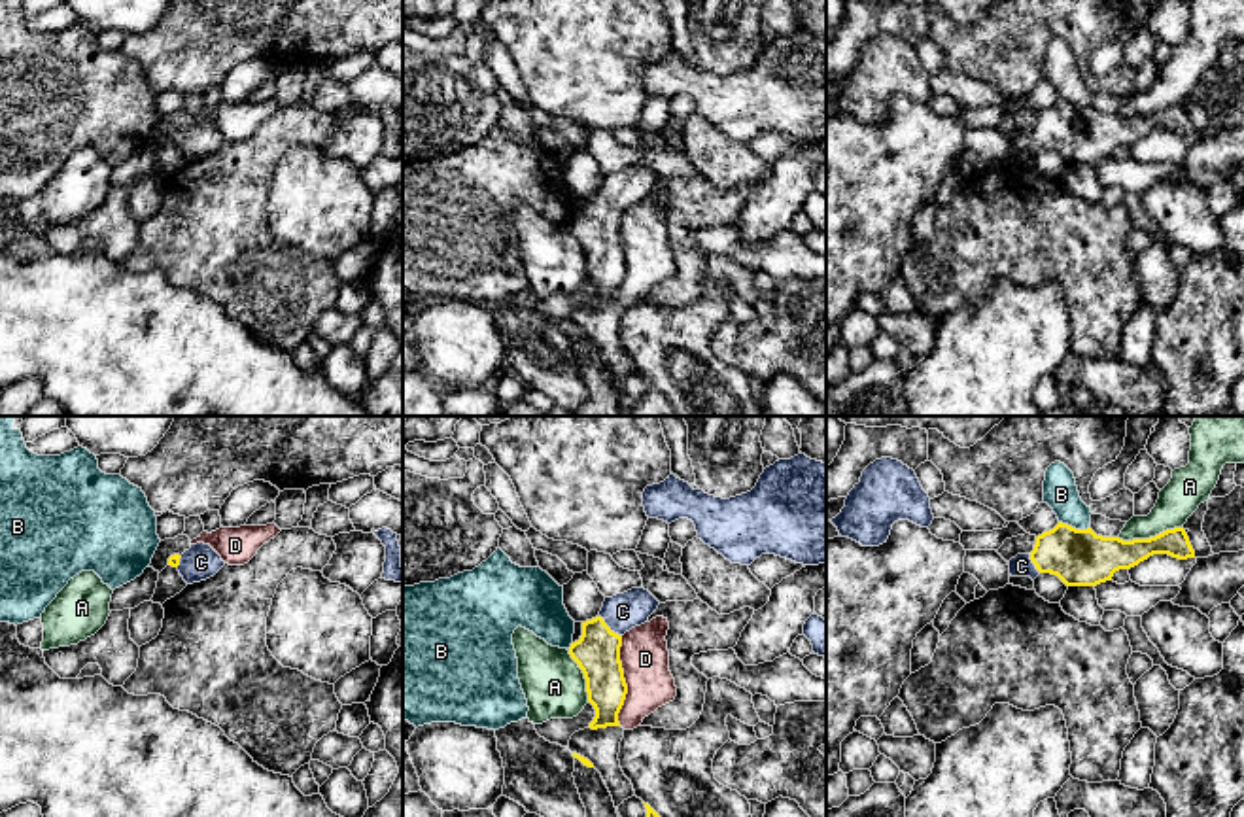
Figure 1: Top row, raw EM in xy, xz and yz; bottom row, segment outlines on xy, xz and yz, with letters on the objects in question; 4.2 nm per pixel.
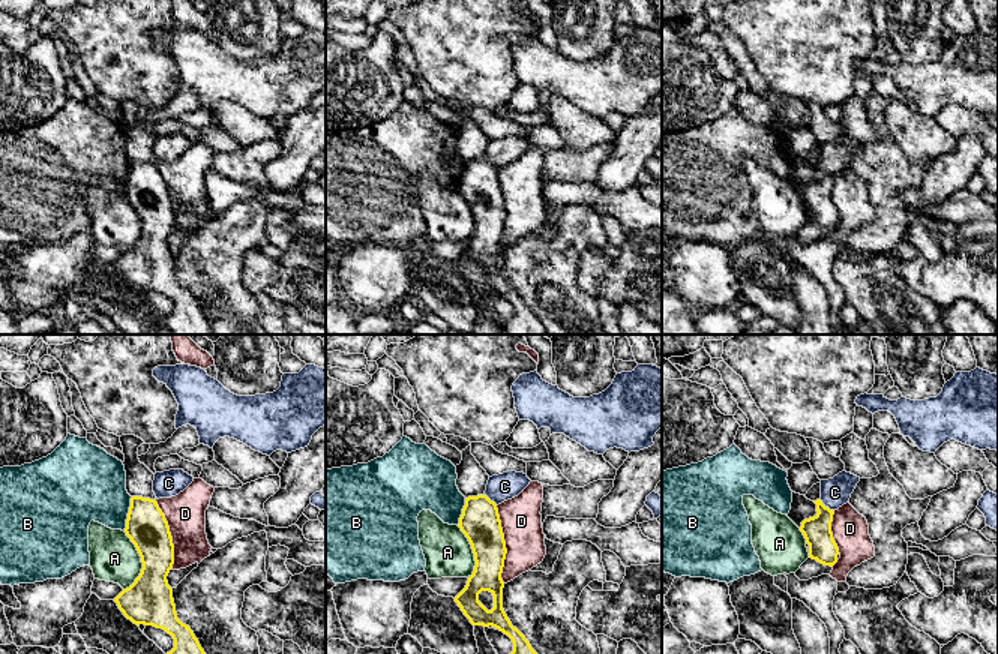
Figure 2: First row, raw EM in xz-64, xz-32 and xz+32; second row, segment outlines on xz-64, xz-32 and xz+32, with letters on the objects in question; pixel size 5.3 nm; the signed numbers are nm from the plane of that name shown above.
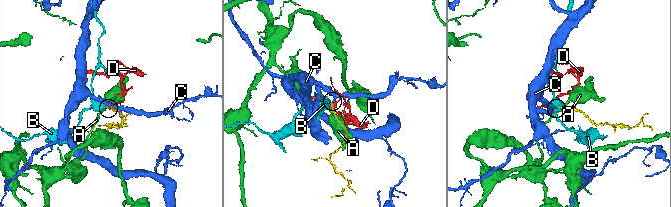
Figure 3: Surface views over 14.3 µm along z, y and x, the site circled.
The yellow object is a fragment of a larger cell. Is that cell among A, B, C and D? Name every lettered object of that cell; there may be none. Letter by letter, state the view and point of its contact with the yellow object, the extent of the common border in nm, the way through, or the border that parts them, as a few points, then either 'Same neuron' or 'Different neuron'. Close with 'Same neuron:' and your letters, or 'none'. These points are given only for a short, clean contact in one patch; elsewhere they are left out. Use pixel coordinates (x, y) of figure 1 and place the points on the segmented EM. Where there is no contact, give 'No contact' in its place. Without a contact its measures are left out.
A: Touches yellow at yz (1150, 538). Shared border 280 nm. Different neuron
B: Touches yellow at yz (1074, 528). Shared border 140 nm. Boundary: yz (1059, 521), (1076, 528), (1089, 528). Different neuron
C: Touches yellow at xz (607, 626). Shared border 130 nm. Path across: xz (598, 651), (607, 626), (622, 611). Same neuron
D: Touches yellow at xz (624, 681). Shared border 380 nm. Boundary: xz (622, 636), (621, 668), (626, 698), (619, 713), (619, 725). Different neuron
Same neuron: C

